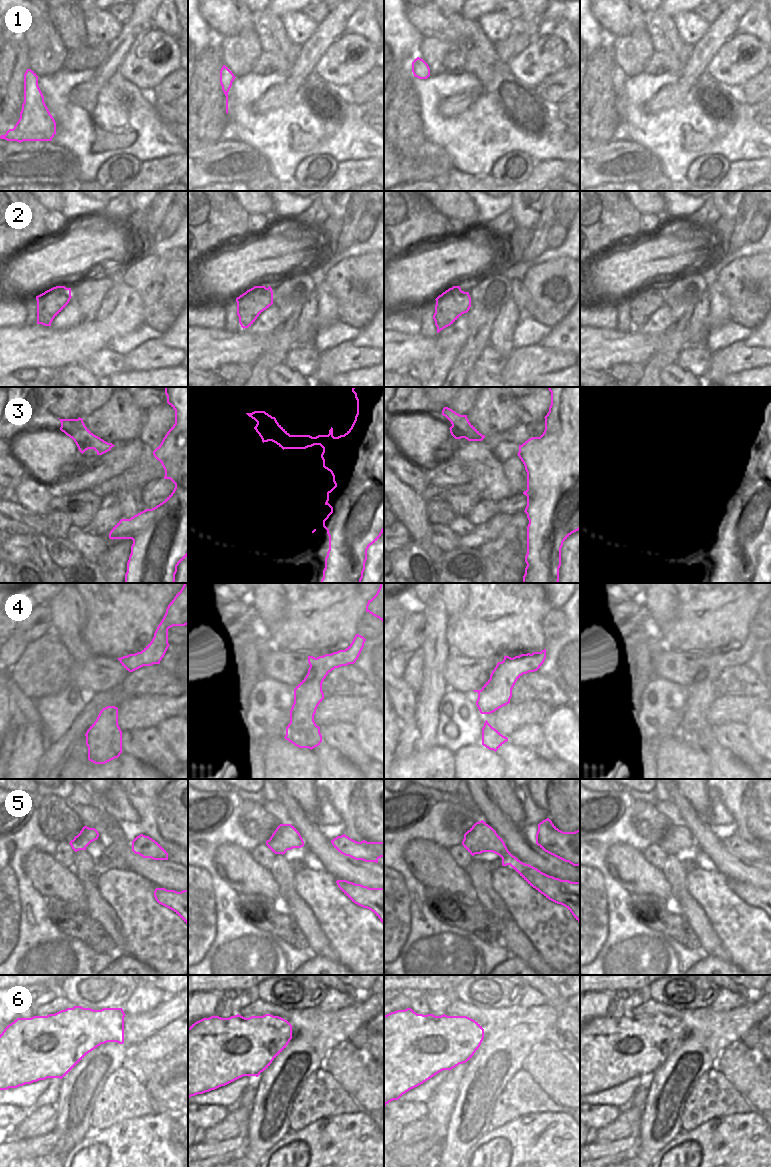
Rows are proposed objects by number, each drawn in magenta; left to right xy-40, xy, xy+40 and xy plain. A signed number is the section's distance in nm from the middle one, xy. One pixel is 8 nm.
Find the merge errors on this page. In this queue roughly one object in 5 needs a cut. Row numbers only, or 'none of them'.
none of them.

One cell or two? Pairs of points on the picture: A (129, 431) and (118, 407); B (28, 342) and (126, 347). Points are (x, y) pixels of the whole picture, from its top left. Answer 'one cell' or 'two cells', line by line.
A: one cell
B: two cells

